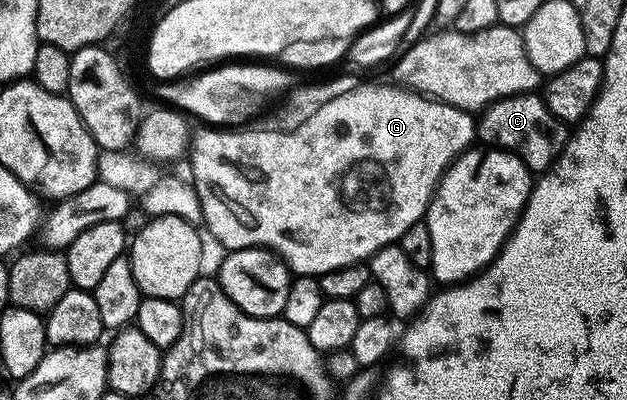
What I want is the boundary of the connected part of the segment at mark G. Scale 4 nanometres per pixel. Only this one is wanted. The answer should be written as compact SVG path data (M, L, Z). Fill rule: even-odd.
M387 82L388 84L360 84L357 88L352 88L349 92L344 90L337 91L336 97L333 98L332 104L328 104L328 108L320 108L320 112L316 112L316 116L312 116L312 120L308 120L308 124L304 124L304 128L300 128L300 132L292 132L292 136L264 136L264 132L248 132L248 136L212 136L212 132L197 131L190 140L190 157L192 156L192 176L190 175L191 183L196 189L200 205L202 206L202 214L204 215L202 224L203 227L208 227L208 232L224 247L224 250L235 250L238 248L271 248L280 258L288 265L289 269L296 276L315 276L319 278L322 274L326 274L330 270L338 270L342 266L350 266L367 261L378 250L382 250L388 244L394 244L399 241L402 234L406 234L406 230L410 230L410 226L421 223L425 219L428 211L428 204L432 200L432 196L436 193L436 186L440 179L444 177L444 171L448 169L456 157L461 156L463 152L468 151L473 147L474 141L477 139L476 125L477 117L471 112L464 111L463 108L455 108L449 104L444 104L440 100L433 100L421 93L410 92L406 88L397 86L395 83Z

